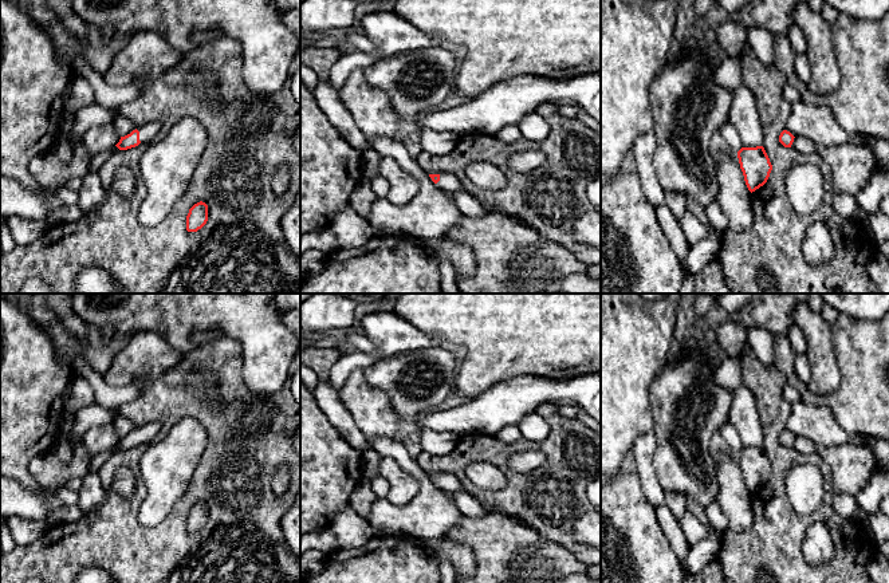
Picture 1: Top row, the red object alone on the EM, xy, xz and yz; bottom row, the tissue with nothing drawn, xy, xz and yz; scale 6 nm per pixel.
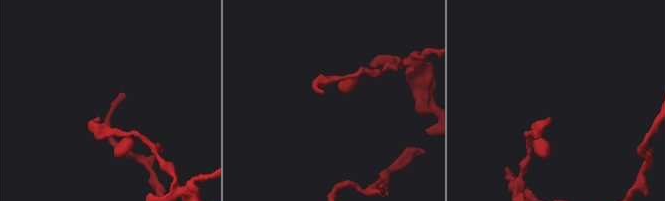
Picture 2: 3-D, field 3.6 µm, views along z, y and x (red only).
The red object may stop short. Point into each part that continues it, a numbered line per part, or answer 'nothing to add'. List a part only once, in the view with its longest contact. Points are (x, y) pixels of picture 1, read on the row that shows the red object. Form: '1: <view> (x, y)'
1: xy (146, 132)

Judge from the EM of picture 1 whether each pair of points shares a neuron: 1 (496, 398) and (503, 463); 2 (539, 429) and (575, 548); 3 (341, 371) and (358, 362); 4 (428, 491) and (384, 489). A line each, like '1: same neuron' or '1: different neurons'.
1: different neurons
2: different neurons
3: same neuron
4: different neurons

